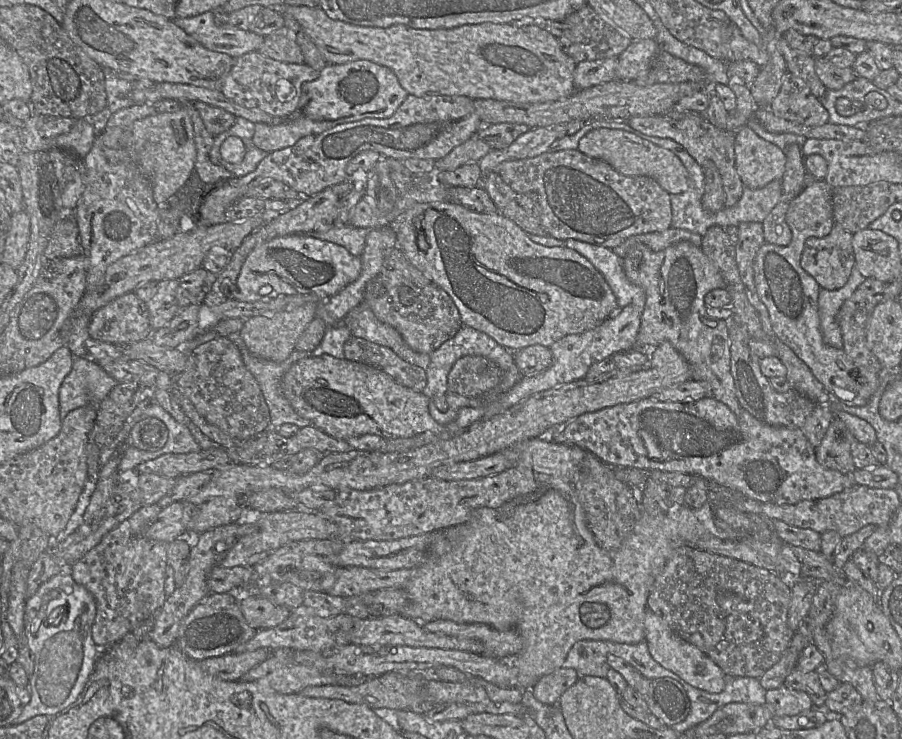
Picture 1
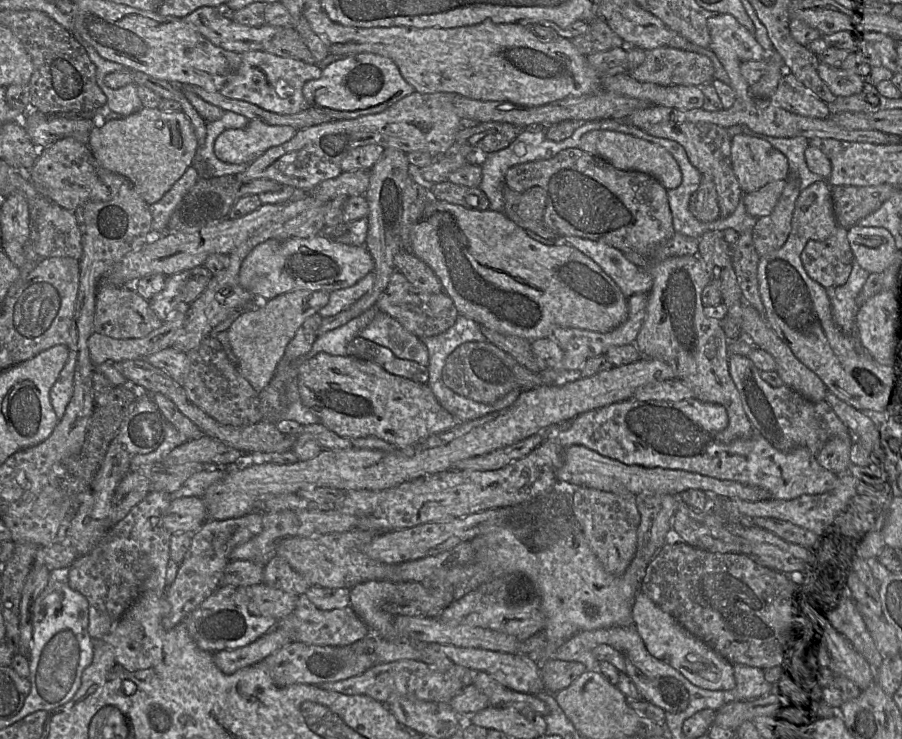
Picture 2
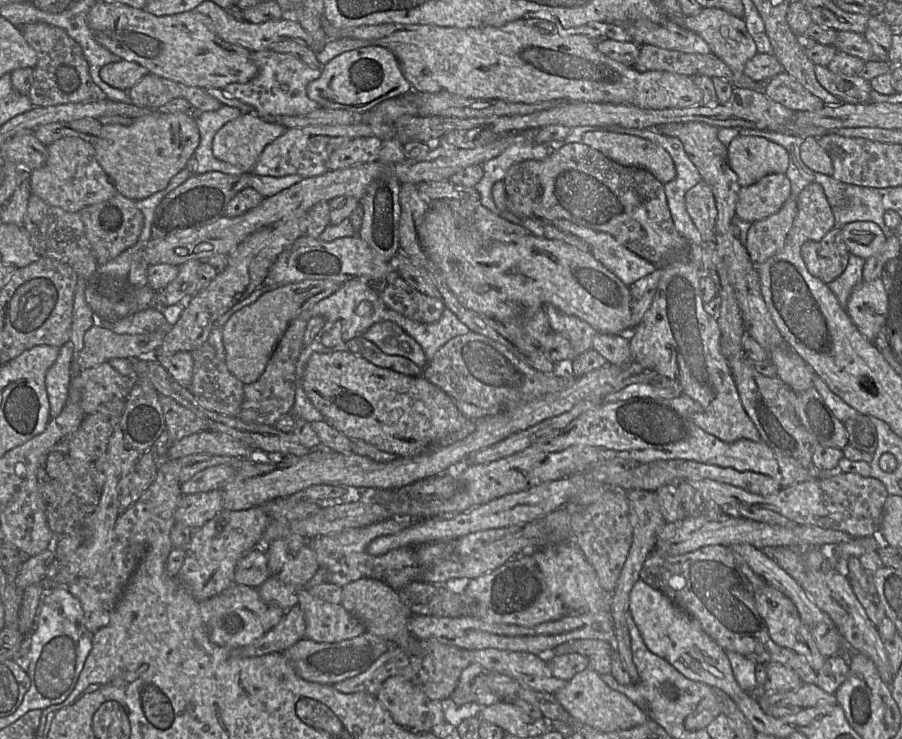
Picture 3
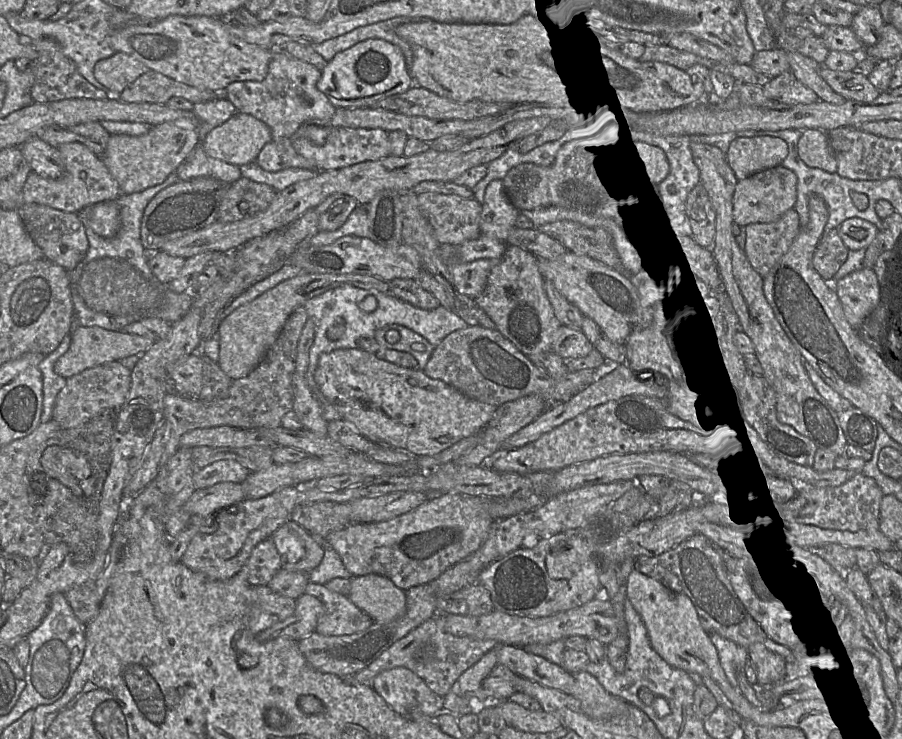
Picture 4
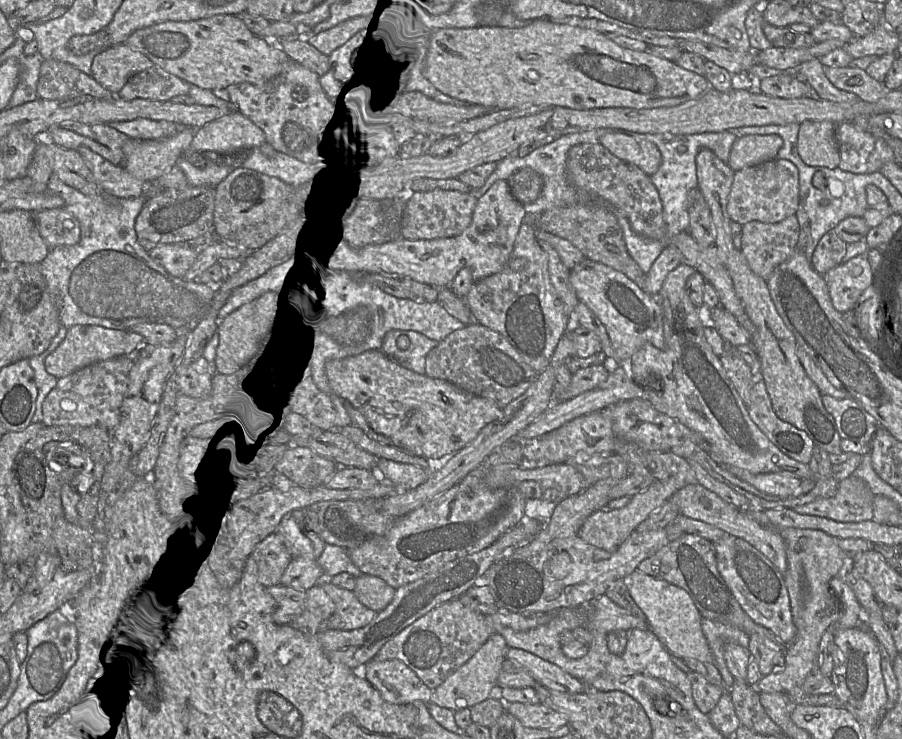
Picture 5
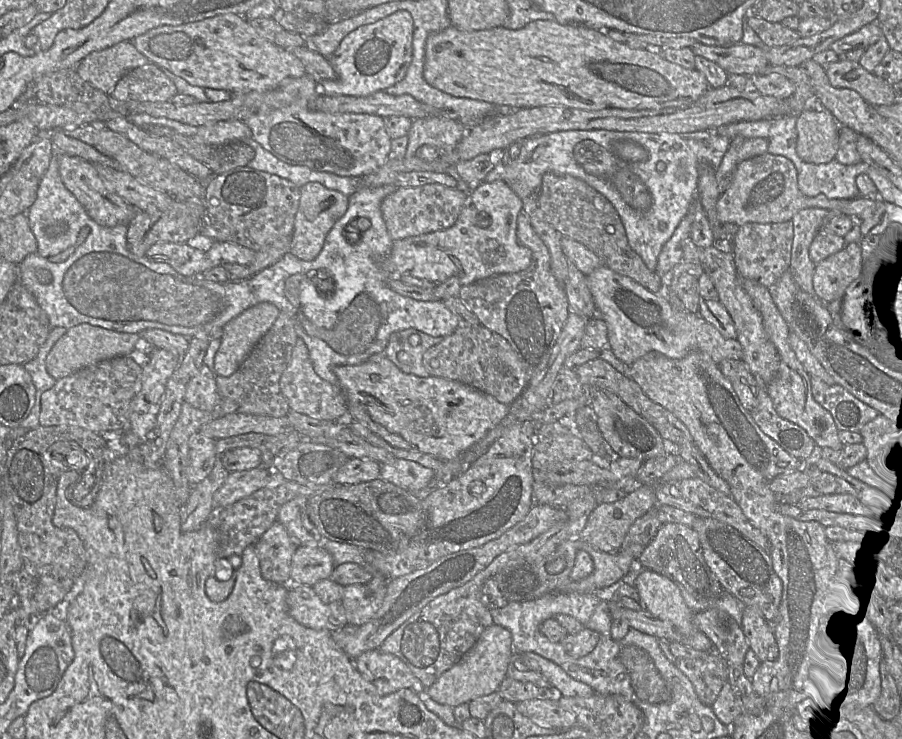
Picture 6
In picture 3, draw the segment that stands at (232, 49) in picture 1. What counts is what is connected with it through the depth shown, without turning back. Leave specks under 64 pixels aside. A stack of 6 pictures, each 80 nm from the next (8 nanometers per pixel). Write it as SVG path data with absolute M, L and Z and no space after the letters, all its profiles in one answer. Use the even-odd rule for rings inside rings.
M205 1L193 11L207 20L207 27L219 38L230 44L239 45L250 52L272 50L274 44L283 40L297 41L300 45L306 45L312 50L313 39L298 21L280 19L261 24L253 24L246 21L237 21L227 12L211 1Z

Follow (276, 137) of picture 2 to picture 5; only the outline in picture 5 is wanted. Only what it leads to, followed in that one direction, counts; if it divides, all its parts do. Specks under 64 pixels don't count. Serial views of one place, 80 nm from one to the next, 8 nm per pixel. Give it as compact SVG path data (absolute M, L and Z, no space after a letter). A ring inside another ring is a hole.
M238 111L227 115L194 131L190 149L195 152L229 154L251 150L266 143L261 128Z

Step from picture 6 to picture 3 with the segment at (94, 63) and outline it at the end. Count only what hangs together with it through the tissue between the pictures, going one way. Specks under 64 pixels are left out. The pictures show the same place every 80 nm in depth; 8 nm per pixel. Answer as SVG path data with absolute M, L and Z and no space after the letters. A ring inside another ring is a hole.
M123 59L106 64L99 71L104 83L125 91L128 91L148 73L148 69L140 64Z

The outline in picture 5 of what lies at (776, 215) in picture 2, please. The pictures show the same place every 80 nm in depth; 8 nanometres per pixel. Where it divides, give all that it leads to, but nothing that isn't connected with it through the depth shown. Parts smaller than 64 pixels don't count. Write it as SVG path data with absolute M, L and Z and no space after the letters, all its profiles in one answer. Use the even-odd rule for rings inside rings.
M796 214L778 223L751 221L742 226L740 251L750 269L767 281L773 271L796 252L799 233L800 227Z

